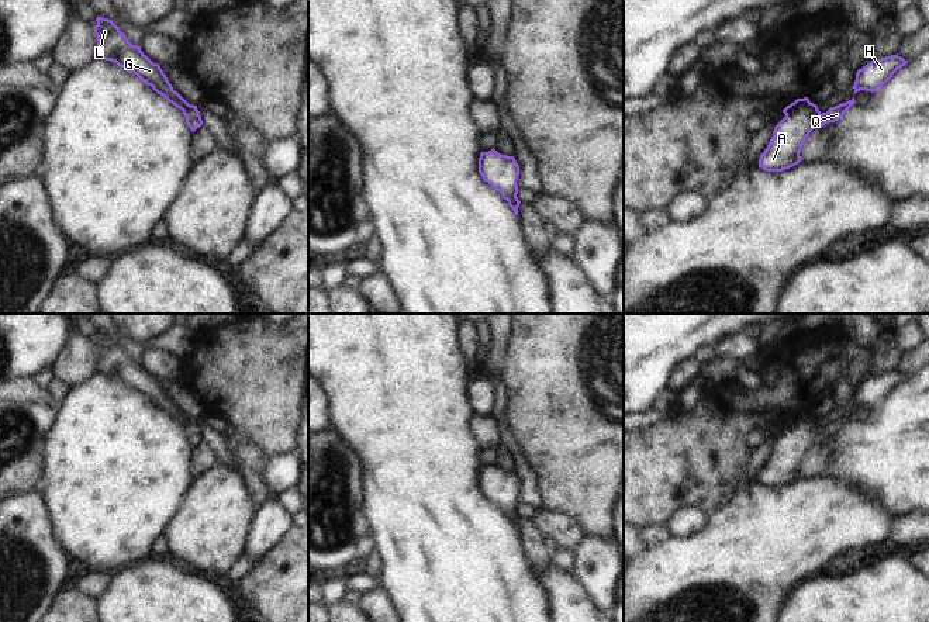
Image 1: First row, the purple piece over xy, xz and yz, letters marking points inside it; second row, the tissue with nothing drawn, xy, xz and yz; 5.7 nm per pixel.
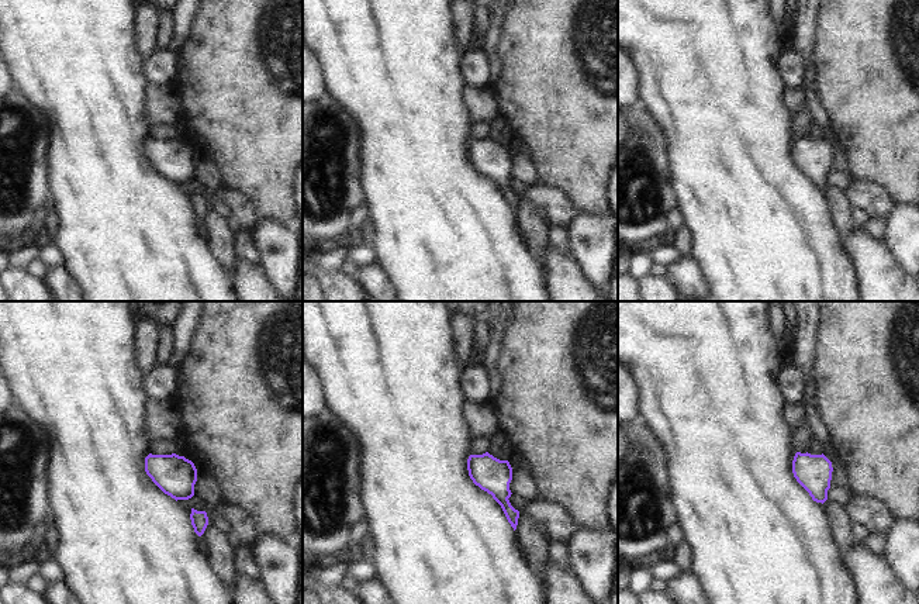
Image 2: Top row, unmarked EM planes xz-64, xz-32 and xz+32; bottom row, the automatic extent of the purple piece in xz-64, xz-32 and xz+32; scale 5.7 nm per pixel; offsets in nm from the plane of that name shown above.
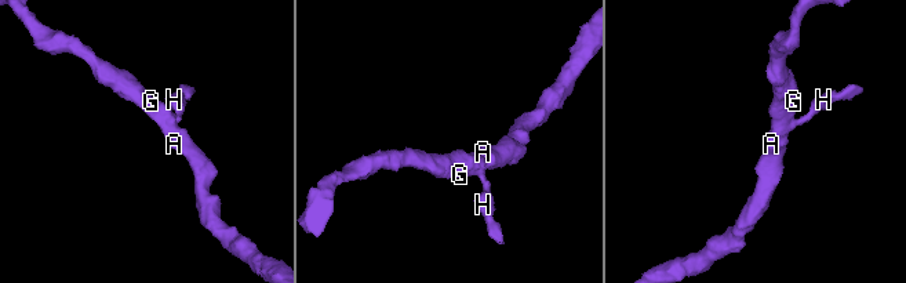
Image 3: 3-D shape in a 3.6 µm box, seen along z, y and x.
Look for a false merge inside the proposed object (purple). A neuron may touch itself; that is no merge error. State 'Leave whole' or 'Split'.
Leave whole.

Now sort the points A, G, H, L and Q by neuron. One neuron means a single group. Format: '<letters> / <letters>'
A G H L Q

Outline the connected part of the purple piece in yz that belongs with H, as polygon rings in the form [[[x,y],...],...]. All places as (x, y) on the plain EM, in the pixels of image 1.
[[[898,369],[871,376],[866,381],[857,386],[854,395],[854,410],[860,405],[876,407],[878,402],[885,400],[892,390],[905,381],[908,376],[901,373]]]

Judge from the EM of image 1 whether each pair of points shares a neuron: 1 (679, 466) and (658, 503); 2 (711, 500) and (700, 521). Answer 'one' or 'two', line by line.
1: one
2: two

